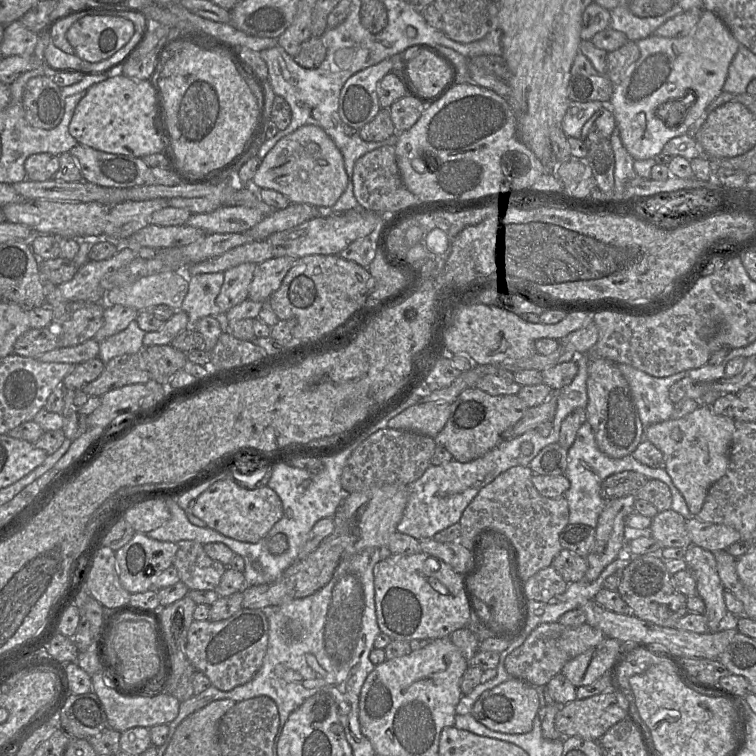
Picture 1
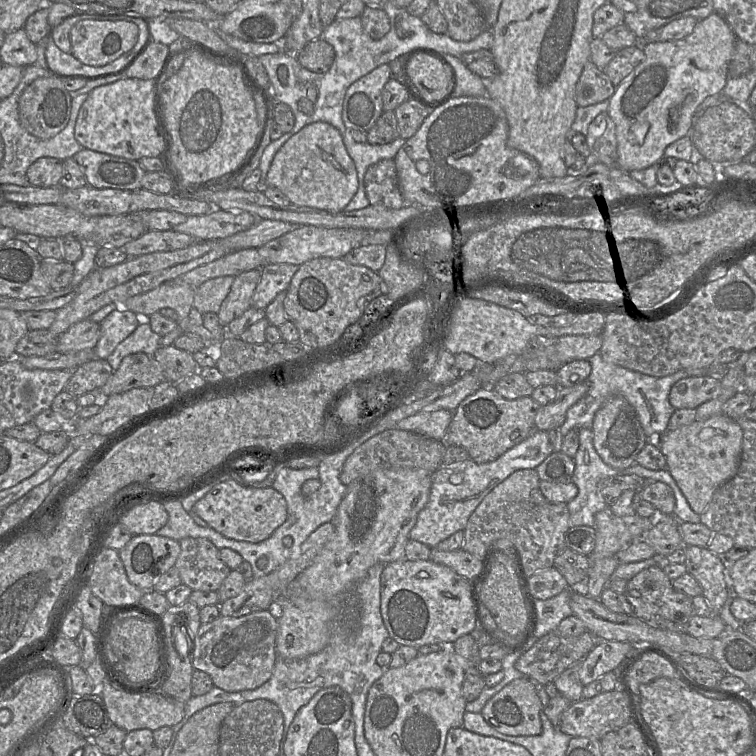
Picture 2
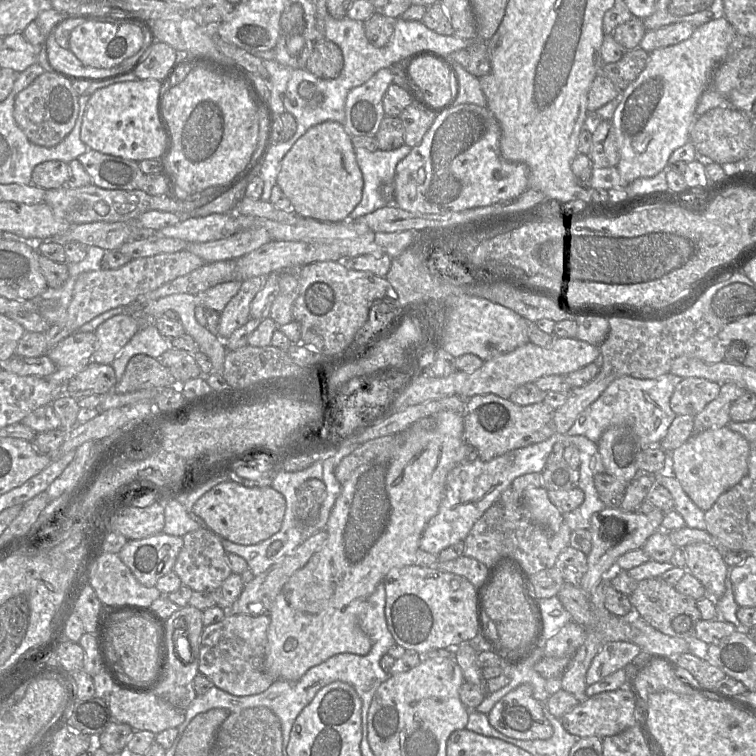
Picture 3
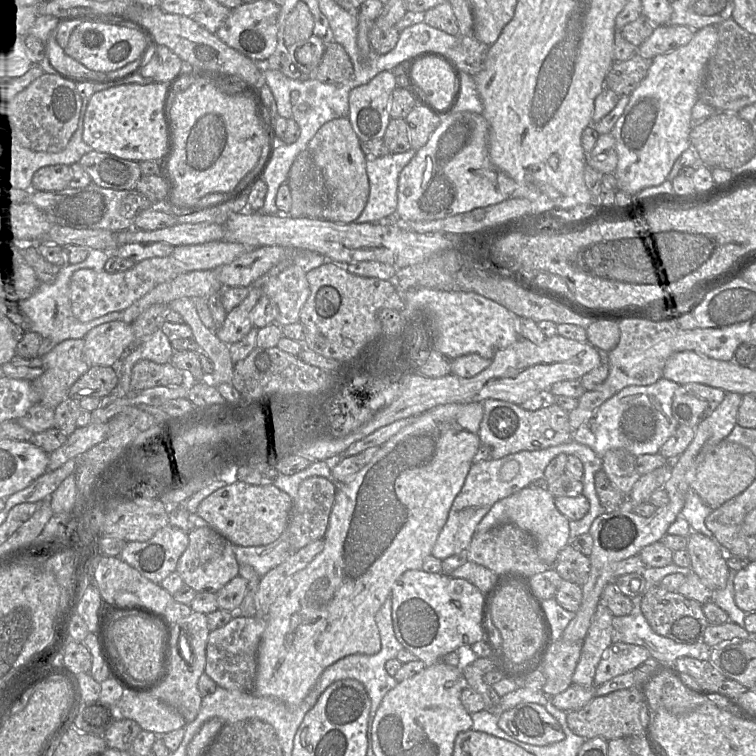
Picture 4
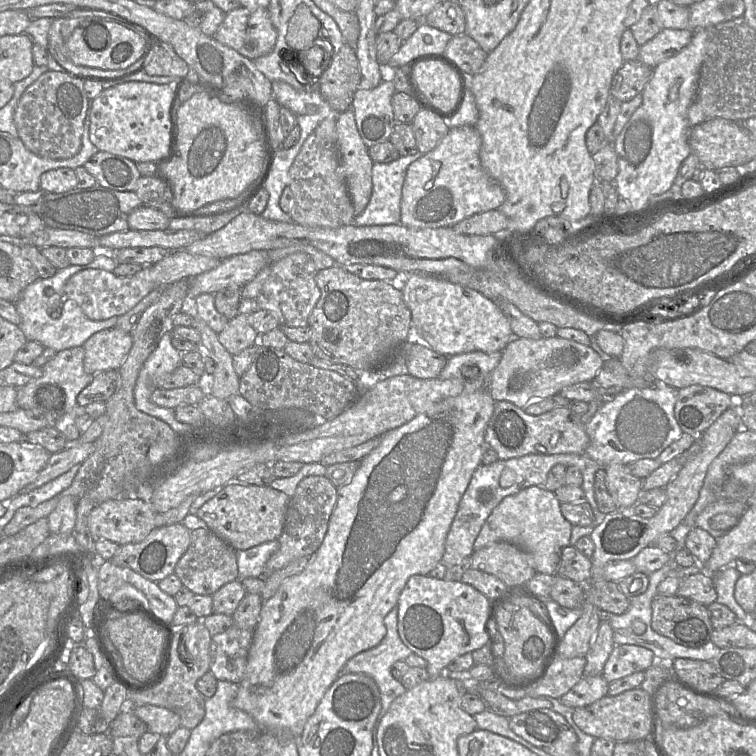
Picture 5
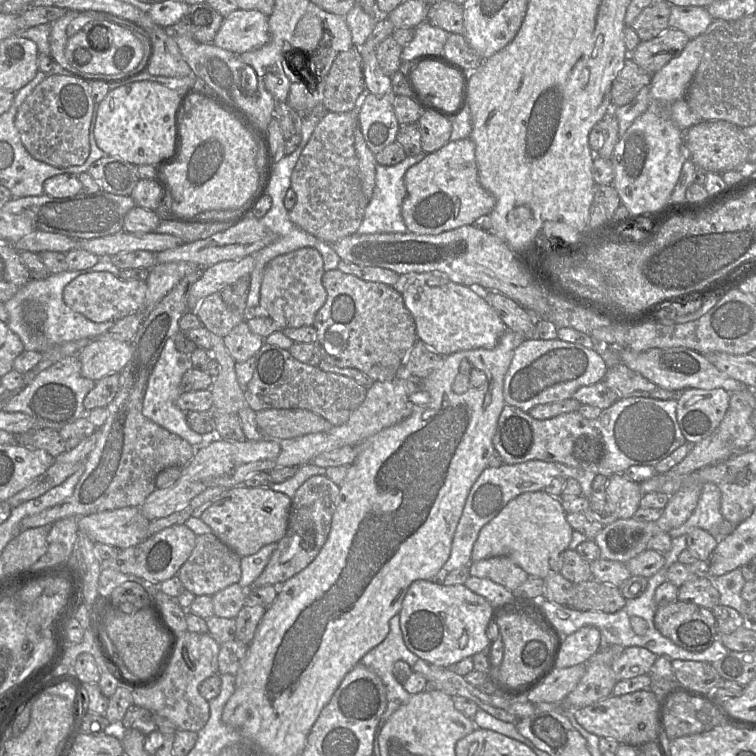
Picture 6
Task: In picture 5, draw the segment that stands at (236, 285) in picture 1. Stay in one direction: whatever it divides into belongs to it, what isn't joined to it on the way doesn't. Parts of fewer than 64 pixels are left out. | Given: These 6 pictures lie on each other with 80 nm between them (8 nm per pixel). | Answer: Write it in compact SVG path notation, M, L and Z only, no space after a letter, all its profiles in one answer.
M238 313L218 334L219 341L232 356L258 342L259 333L249 324L248 316Z

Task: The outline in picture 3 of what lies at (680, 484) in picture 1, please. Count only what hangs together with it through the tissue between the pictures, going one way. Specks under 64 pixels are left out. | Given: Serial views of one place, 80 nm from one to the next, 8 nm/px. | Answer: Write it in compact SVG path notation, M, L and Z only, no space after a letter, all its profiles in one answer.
M728 426L708 429L692 436L670 454L674 476L690 499L703 511L721 494L738 484L748 471L749 442Z

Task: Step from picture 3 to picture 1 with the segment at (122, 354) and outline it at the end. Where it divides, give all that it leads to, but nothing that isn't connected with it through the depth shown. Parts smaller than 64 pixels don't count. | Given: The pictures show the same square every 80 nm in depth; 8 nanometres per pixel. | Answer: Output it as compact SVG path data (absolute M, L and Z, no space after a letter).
M136 321L131 322L125 330L108 337L99 344L99 359L106 364L117 356L141 353L144 349L143 338L145 334Z

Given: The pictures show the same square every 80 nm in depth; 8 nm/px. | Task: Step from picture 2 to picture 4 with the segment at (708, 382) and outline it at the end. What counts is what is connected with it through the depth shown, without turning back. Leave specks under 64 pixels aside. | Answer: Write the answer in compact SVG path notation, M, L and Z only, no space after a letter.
M700 383L680 385L672 400L672 414L678 425L696 428L723 401L723 389Z

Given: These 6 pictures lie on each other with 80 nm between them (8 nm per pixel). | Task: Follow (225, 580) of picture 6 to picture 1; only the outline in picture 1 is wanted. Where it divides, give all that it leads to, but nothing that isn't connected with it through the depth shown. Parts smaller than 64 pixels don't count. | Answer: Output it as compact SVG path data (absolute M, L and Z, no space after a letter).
M182 540L177 545L173 566L178 571L180 581L189 590L215 590L227 567L211 559L204 551L203 544L197 541Z

